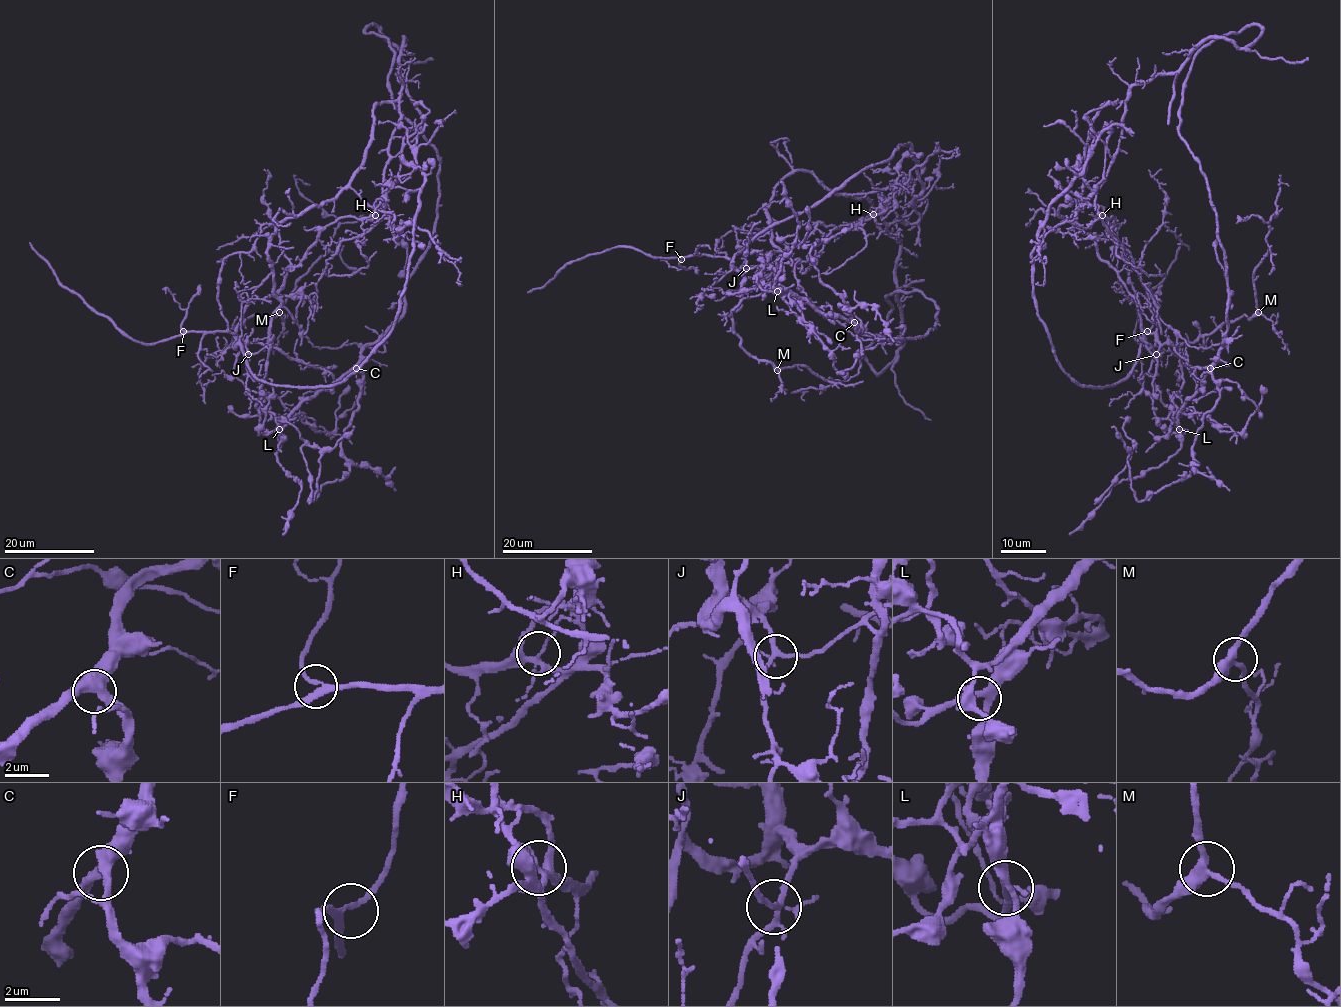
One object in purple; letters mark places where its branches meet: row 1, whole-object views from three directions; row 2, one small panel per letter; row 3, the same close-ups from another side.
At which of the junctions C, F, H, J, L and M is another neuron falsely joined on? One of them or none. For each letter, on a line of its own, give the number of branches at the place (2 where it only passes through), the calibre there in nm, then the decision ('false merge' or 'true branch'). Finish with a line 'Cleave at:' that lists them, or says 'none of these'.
C: 4 | 420 nm | true branch
F: 3 | 160 nm | true branch
H: 5 | 190 nm | false merge
J: 5 | 220 nm | true branch
L: 4 | 280 nm | true branch
M: 3 | 320 nm | true branch
Cleave at: H

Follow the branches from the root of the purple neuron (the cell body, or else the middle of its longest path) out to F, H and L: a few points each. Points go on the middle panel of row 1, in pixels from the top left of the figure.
F: (820, 311), (802, 291), (794, 275), (798, 260), (736, 269), (732, 262), (723, 257), (695, 254), (681, 259)
H: (820, 311), (799, 285), (794, 265), (799, 260), (811, 260), (833, 229), (857, 224), (873, 214)
L: (820, 311), (835, 318), (857, 337), (882, 339), (863, 335), (846, 319), (818, 311), (789, 290), (777, 291)

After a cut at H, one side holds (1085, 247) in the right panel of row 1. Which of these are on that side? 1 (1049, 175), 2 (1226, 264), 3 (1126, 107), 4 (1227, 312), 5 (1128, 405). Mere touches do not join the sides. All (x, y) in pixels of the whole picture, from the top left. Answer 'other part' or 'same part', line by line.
1: other part
2: same part
3: same part
4: same part
5: other part

